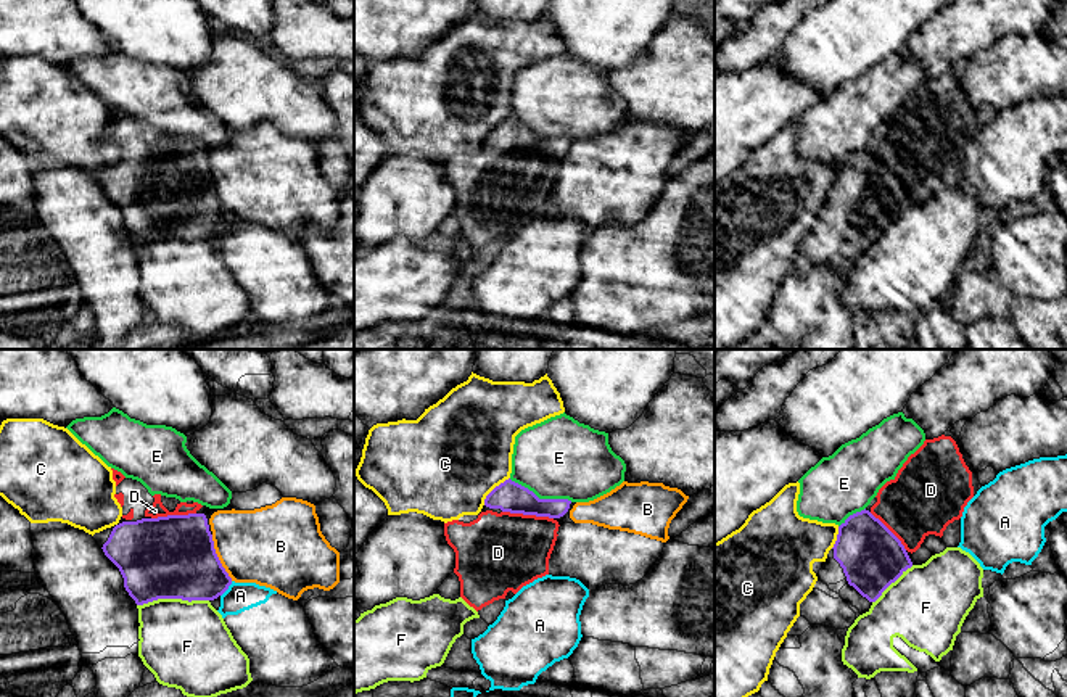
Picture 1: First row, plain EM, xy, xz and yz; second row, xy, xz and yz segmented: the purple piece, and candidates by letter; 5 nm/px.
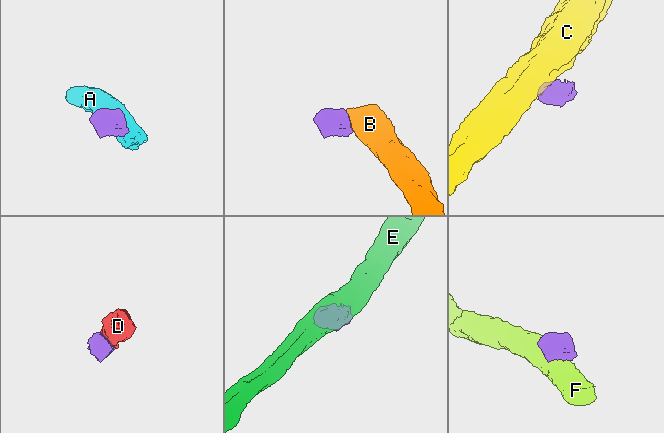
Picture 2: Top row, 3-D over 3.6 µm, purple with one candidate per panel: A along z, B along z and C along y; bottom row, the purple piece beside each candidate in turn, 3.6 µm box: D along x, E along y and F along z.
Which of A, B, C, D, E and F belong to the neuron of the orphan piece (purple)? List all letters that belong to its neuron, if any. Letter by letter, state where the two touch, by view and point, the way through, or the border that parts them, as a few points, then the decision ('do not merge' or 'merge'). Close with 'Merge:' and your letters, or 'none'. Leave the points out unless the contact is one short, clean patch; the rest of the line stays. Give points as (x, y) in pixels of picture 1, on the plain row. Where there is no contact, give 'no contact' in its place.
A: meets purple in xy at (227, 227); border along xy (232, 221), (221, 235); do not merge
B: meets purple in xy at (218, 197); border along xy (211, 174), (214, 192), (232, 219); do not merge
C: meets purple in xz at (493, 129); border along xz (509, 116), (486, 136), (483, 144); do not merge
D: meets purple in xz at (528, 153); runs through xz (509, 136), (528, 153), (527, 163), (498, 192); merge
E: meets purple in xz at (541, 139); border along xz (509, 118), (527, 126), (539, 137), (567, 137), (572, 140); do not merge
F: meets purple in xy at (173, 237); do not merge
Merge: D

